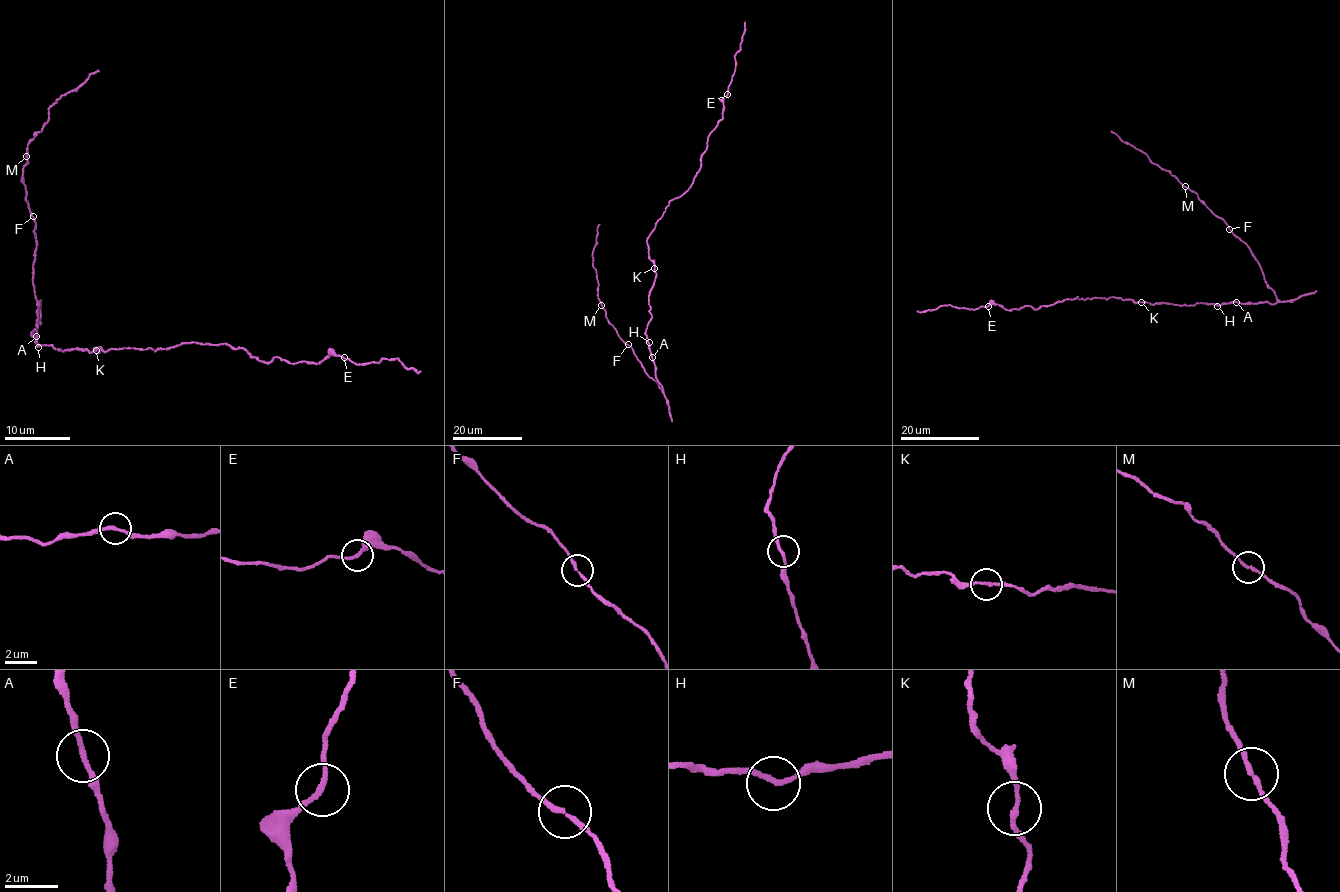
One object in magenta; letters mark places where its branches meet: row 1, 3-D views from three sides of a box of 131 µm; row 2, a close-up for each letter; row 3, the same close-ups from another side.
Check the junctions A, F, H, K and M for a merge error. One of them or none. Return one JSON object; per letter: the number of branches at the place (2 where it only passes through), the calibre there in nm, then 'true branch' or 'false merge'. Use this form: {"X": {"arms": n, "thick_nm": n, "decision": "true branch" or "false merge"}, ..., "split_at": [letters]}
{"A": {"arms": 2, "thick_nm": 180, "decision": "true branch"}, "F": {"arms": 2, "thick_nm": 180, "decision": "true branch"}, "H": {"arms": 2, "thick_nm": 170, "decision": "true branch"}, "K": {"arms": 2, "thick_nm": 170, "decision": "true branch"}, "M": {"arms": 2, "thick_nm": 170, "decision": "true branch"}, "split_at": []}

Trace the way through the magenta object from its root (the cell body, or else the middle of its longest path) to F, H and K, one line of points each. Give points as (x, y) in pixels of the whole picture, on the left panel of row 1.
F: (62, 351), (36, 346), (37, 336), (30, 335), (38, 327), (39, 306), (32, 281), (37, 243), (33, 217)
H: (62, 351), (50, 344), (36, 344), (38, 347)
K: (62, 351), (73, 348), (90, 353), (95, 350)

